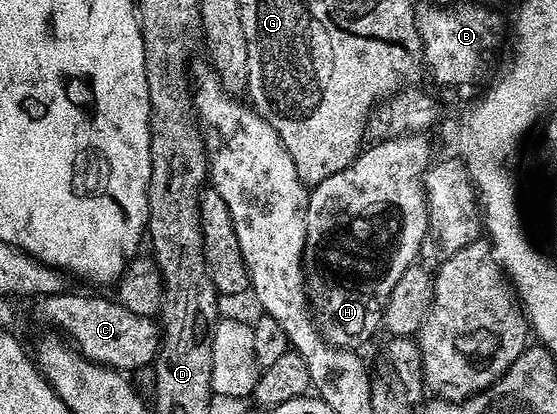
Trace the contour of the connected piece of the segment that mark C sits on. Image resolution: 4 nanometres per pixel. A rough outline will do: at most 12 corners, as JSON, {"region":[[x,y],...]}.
{"region":[[106,296],[41,297],[42,316],[92,362],[153,365],[157,319]]}

